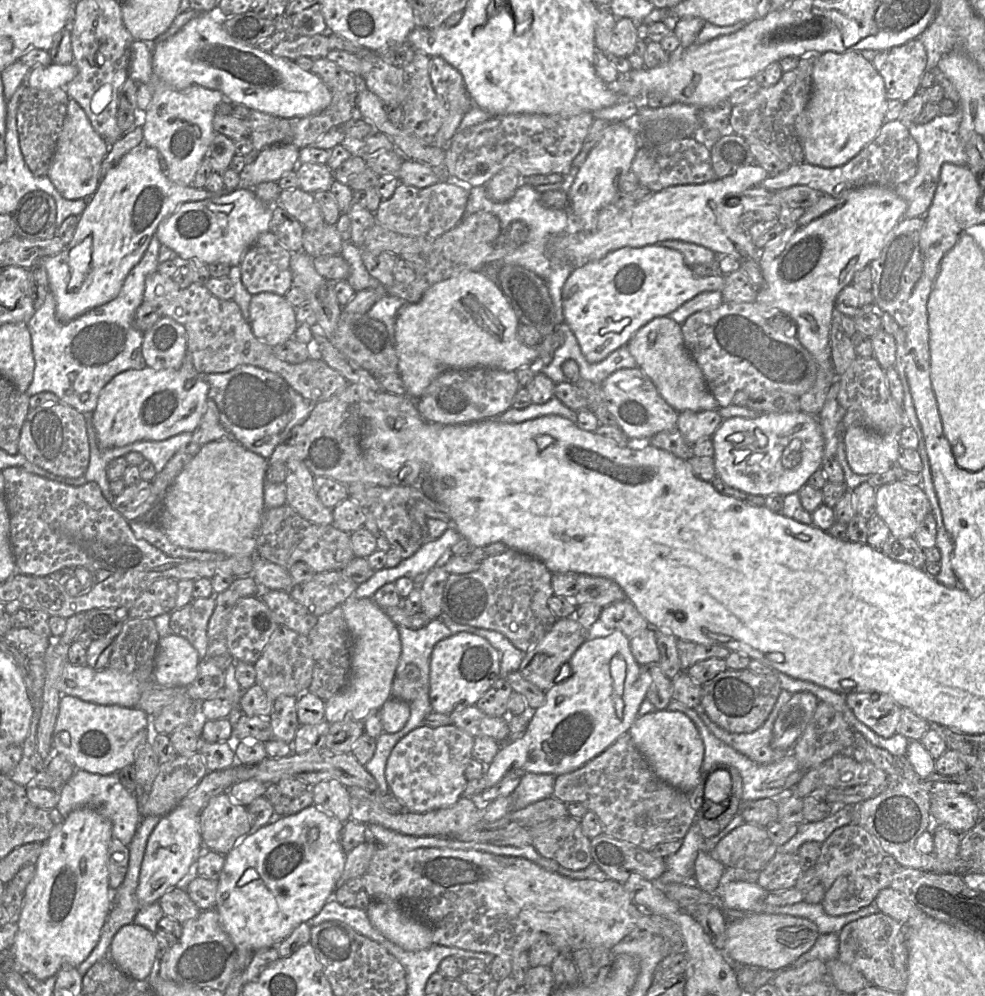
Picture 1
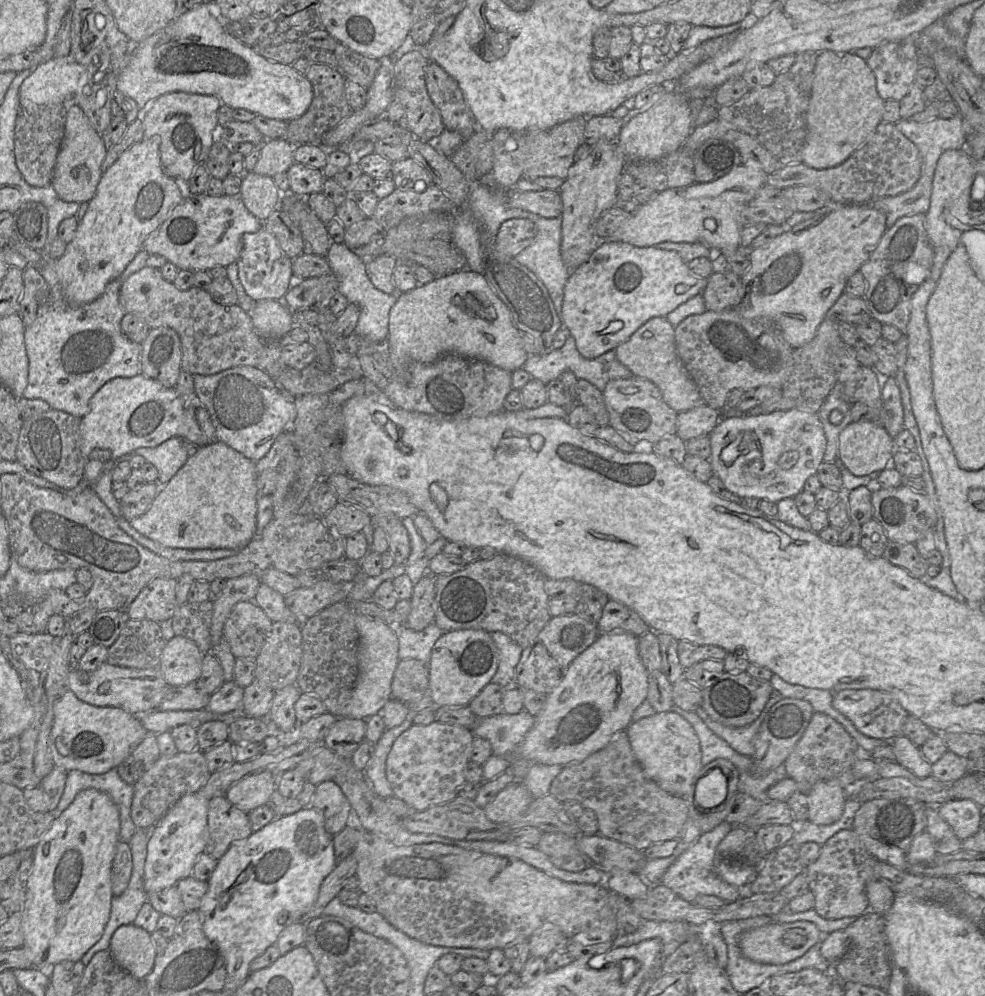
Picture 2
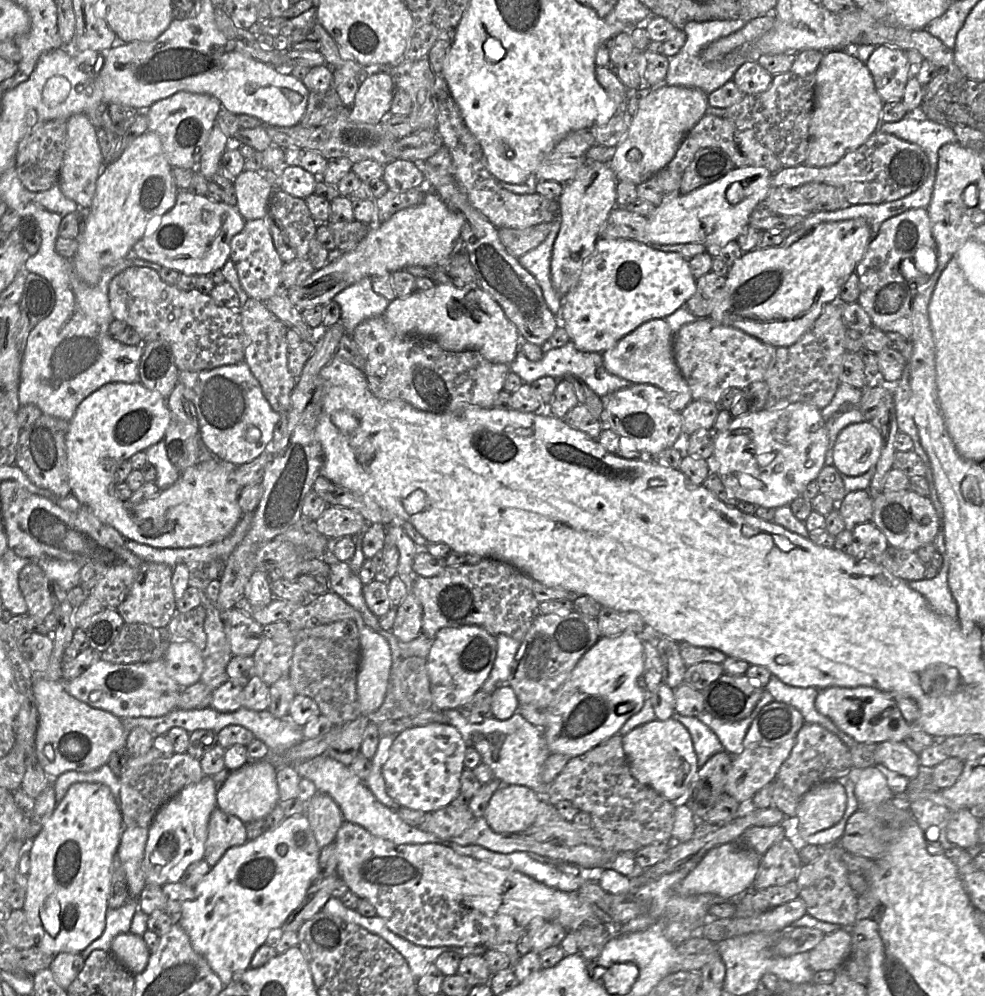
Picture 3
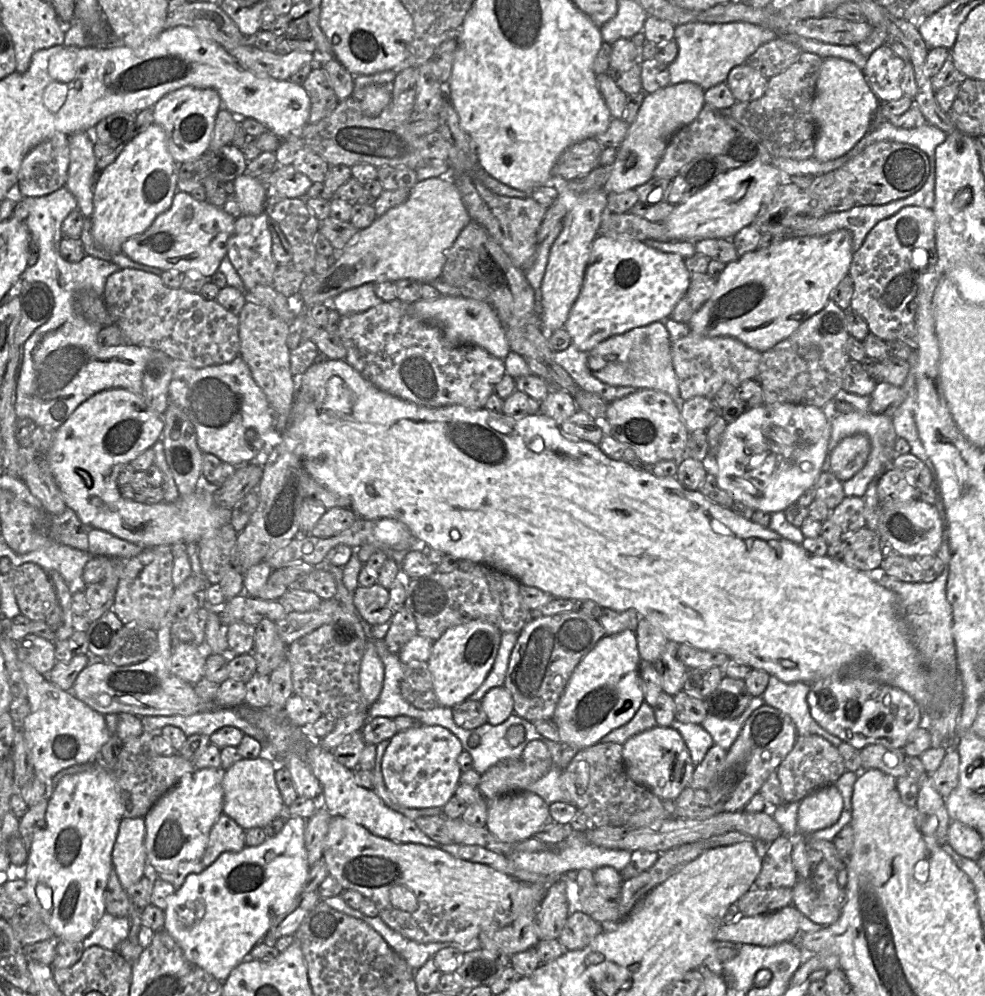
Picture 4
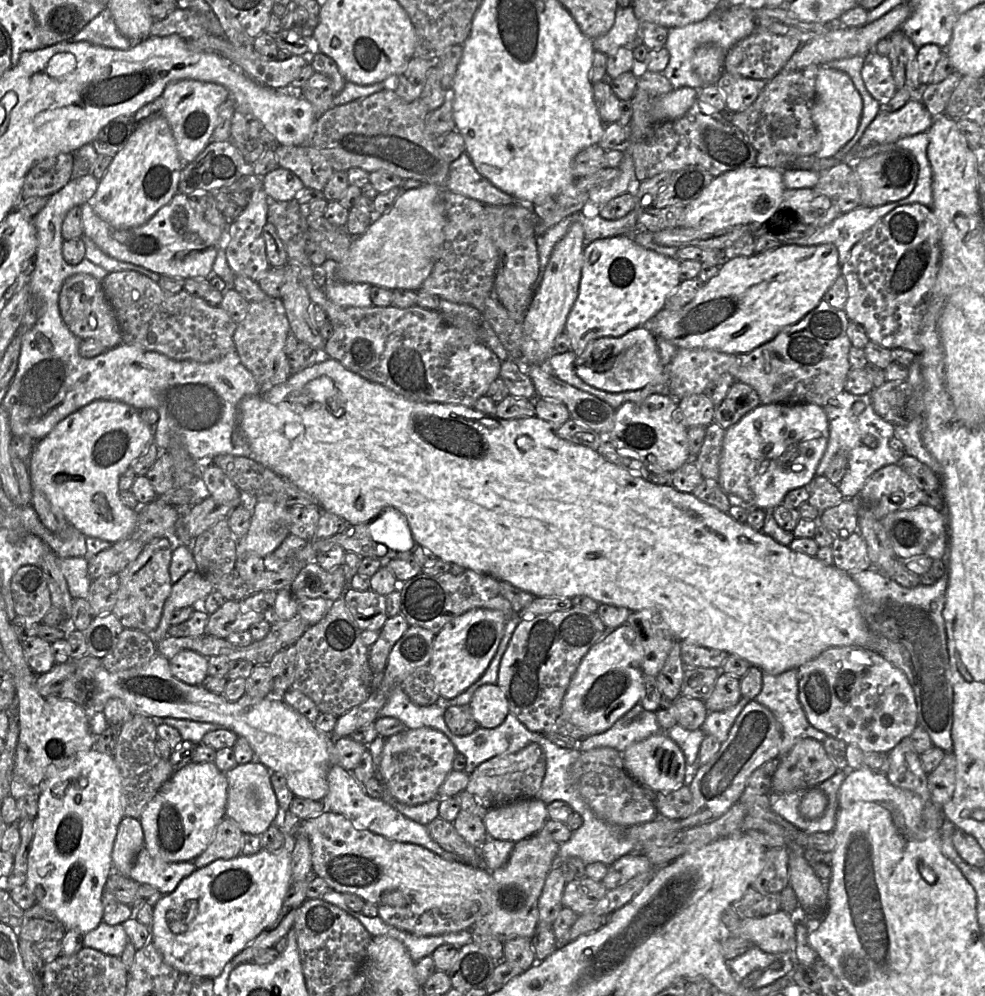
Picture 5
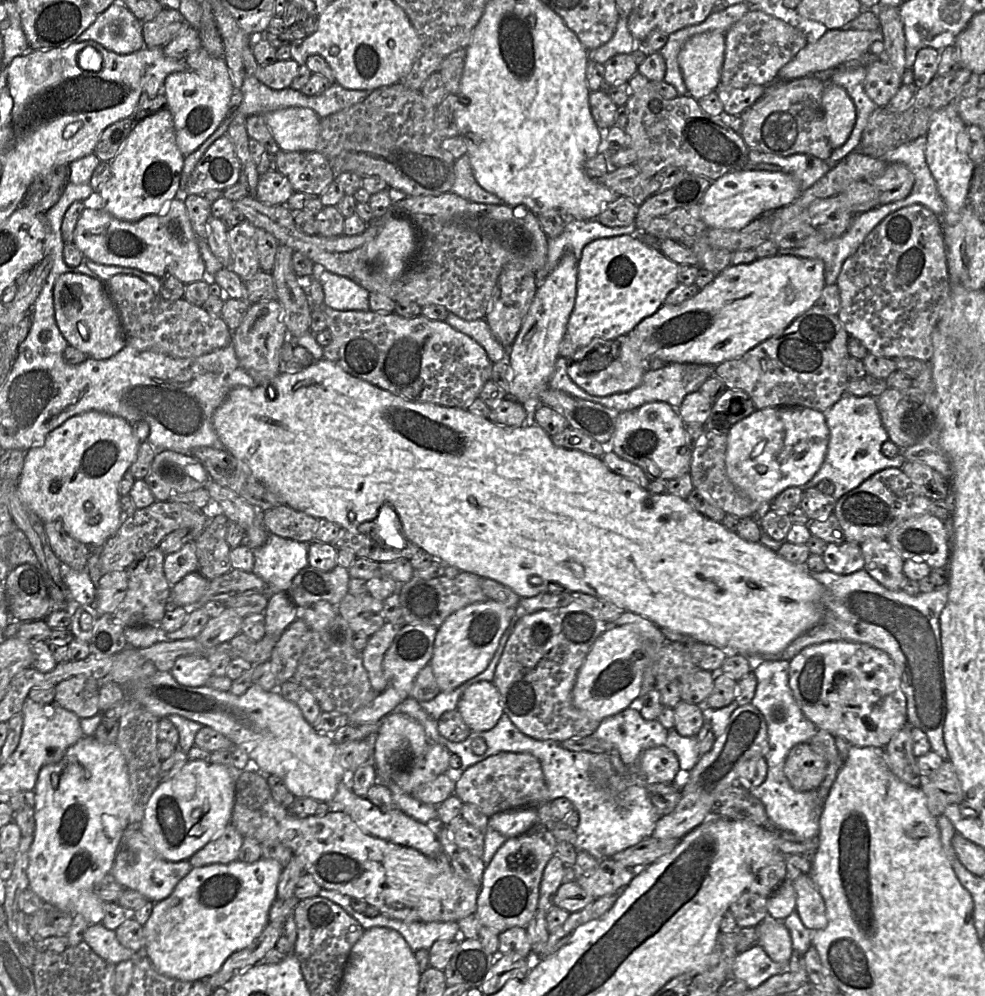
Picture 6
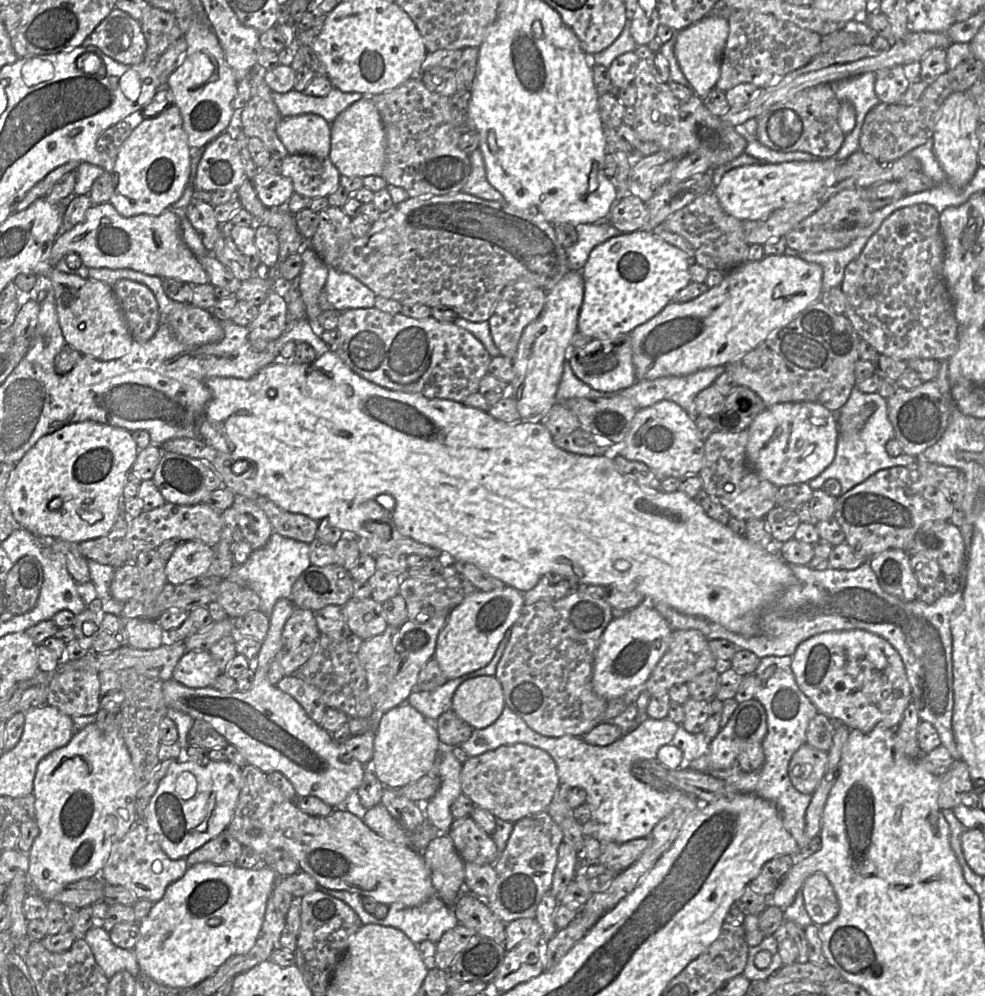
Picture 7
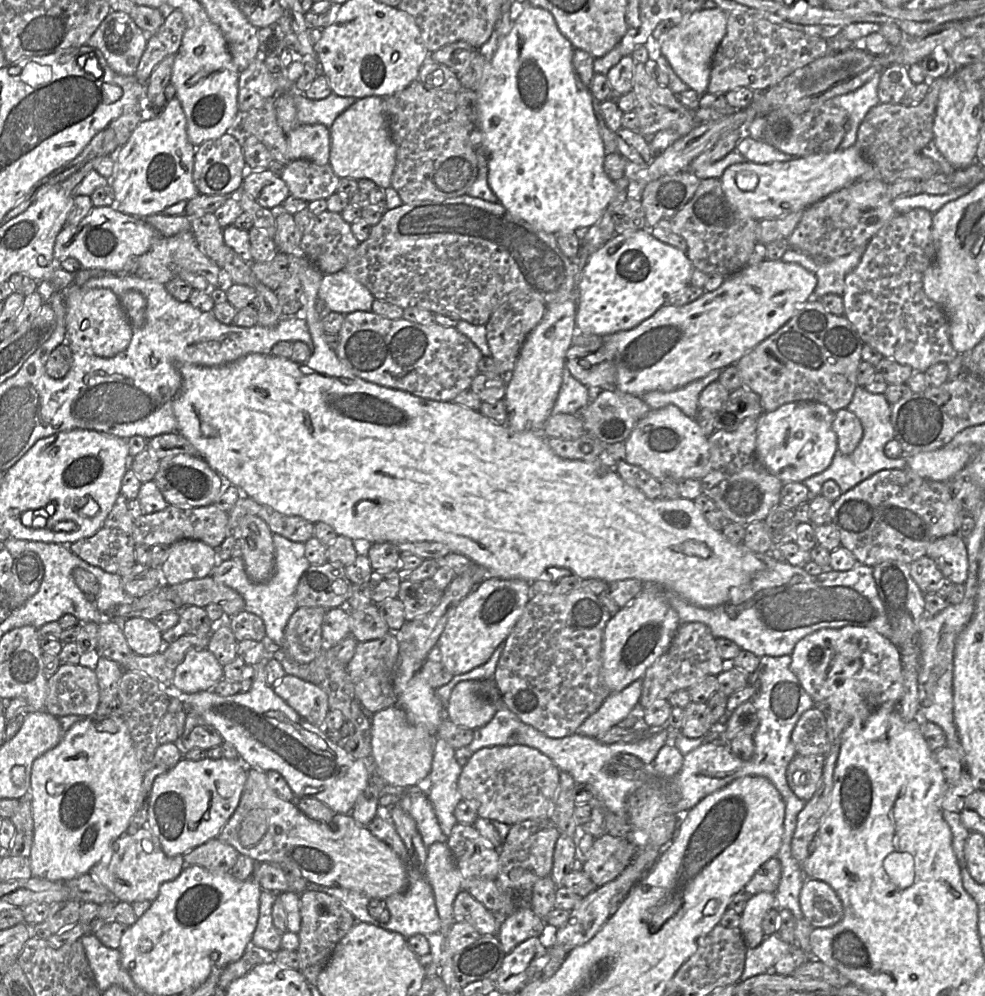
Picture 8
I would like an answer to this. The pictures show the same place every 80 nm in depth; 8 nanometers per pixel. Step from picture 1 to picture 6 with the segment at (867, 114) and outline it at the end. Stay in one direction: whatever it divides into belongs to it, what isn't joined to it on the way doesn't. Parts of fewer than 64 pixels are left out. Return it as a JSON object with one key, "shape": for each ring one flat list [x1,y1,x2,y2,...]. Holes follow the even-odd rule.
{"shape":[[832,82,825,83,822,106,829,143,834,150,849,138,857,119,856,107,846,90]]}

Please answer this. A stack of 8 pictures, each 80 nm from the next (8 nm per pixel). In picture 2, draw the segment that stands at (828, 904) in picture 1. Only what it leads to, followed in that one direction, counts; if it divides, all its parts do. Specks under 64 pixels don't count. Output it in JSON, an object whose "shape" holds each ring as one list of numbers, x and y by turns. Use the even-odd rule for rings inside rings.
{"shape":[[844,829,833,835,821,846,818,859,804,869,808,890,815,898,813,909,828,920,861,916,866,913,869,908,866,884,876,880,874,867,877,861,852,829]]}

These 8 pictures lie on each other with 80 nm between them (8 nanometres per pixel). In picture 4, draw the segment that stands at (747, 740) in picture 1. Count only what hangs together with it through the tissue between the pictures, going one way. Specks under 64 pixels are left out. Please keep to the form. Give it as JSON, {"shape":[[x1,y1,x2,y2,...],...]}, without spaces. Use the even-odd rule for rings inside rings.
{"shape":[[760,696,752,697,748,707,736,719,721,719,712,714,707,714,701,726,711,735,715,744,727,751,738,737,745,721,757,709]]}

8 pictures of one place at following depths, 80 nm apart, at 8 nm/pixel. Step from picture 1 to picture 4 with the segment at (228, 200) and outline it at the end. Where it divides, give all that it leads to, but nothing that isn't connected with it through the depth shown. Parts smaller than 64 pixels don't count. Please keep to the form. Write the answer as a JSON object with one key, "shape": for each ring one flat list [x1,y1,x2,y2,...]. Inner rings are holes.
{"shape":[[177,190,168,210,158,215,141,234,129,237,121,253,131,260,159,268,177,270,183,274,199,272,211,277,227,255,228,240,233,234,236,218,207,201,198,201,191,194]]}

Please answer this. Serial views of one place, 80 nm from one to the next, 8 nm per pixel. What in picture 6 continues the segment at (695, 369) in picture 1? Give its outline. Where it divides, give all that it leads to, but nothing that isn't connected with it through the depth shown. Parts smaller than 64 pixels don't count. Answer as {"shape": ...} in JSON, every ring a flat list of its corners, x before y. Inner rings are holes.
{"shape":[[632,330,613,340,595,338,587,346,579,348,571,359,568,374,585,391,607,396,638,387,648,370,647,360,638,350,638,332]]}

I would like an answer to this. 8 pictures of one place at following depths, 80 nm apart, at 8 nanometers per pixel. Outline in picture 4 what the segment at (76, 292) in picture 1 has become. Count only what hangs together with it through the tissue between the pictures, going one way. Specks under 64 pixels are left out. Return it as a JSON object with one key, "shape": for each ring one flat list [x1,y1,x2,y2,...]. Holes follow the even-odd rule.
{"shape":[[152,123,132,137,116,159,100,174,94,185,92,234,110,252,121,252,122,244,131,236,146,231,155,218,168,210,177,192,179,164,169,152,163,128]]}

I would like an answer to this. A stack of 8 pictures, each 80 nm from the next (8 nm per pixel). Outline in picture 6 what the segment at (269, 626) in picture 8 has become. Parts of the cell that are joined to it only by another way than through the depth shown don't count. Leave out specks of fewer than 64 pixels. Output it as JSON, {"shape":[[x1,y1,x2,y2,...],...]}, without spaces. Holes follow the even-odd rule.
{"shape":[[269,534,263,546,254,549,255,565,253,573,261,577,267,584,267,595,269,598,281,591,288,591,294,577,309,565,309,543,296,541]]}

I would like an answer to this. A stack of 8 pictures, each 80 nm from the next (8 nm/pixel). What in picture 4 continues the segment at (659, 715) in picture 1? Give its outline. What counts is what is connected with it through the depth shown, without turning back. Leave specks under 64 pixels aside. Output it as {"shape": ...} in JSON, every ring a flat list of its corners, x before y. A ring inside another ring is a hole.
{"shape":[[657,725,630,737,623,744,622,758,629,778,663,801,674,801,690,785,695,769,687,745,672,727]]}

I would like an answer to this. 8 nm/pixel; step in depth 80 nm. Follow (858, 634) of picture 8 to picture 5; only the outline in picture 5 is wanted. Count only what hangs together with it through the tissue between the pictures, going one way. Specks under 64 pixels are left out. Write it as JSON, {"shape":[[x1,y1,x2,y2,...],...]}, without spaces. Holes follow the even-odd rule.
{"shape":[[855,646,832,647,797,669,798,699,816,729,863,752,888,753,908,738,917,723,915,697,906,676,879,653]]}

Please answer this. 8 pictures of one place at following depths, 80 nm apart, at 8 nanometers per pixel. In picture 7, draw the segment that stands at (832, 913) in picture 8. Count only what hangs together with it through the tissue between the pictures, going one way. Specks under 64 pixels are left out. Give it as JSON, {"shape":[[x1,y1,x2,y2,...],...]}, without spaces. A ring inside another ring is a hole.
{"shape":[[822,874,805,879,801,887,803,903,813,924,822,926,831,922,839,912,839,903,832,885]]}

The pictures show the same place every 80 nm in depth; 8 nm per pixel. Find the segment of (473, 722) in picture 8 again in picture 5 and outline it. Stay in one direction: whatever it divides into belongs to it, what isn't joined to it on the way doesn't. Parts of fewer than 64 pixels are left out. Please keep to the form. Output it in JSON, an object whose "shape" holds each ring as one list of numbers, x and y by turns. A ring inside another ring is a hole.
{"shape":[[497,684,478,687,472,695,469,706,478,727,482,728,498,727,509,714,505,693]]}

